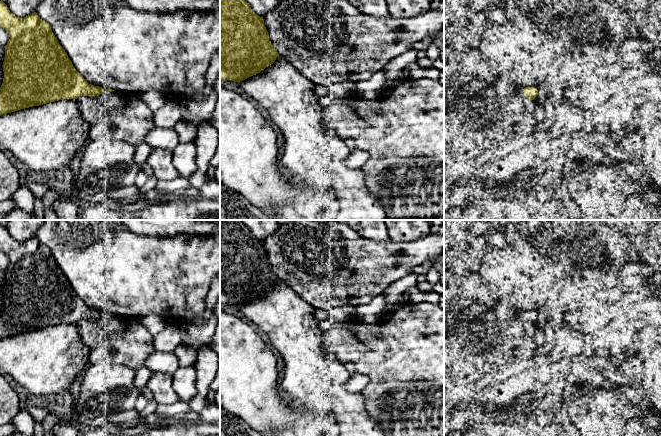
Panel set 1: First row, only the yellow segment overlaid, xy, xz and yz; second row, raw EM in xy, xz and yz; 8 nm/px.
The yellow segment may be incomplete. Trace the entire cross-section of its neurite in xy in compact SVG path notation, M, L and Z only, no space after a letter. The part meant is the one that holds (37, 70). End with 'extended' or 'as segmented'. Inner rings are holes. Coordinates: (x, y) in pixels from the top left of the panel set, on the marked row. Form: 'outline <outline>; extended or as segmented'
outline M0 1L0 26L9 34L3 62L4 78L0 87L0 116L21 109L80 96L99 96L104 89L89 84L74 68L59 44L49 23L36 12L19 18Z; as segmented

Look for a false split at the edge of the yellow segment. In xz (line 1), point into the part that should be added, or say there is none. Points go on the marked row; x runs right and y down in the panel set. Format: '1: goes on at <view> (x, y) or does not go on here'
1: does not go on here

